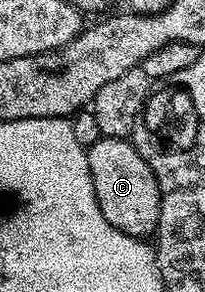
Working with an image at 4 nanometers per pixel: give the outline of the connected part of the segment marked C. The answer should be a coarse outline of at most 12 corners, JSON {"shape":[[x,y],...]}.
{"shape":[[129,138],[86,156],[104,221],[153,236],[160,189]]}

